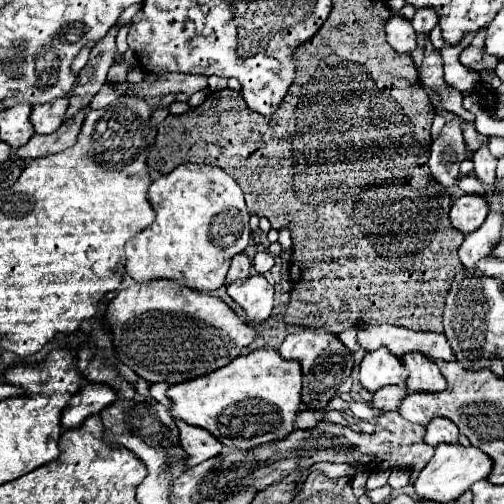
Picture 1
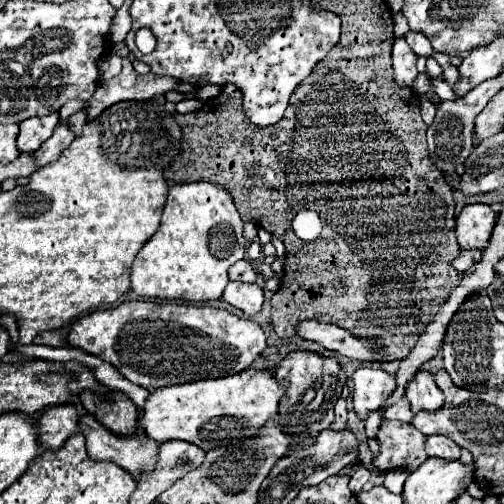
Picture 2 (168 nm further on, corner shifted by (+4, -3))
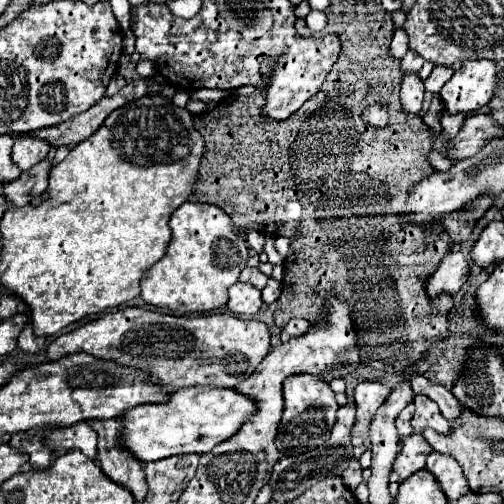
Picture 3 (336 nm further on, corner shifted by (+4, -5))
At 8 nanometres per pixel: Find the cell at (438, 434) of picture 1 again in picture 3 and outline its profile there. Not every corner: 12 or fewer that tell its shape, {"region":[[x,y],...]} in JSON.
{"region":[[428,455],[426,469],[450,501],[470,493],[462,469],[450,455]]}

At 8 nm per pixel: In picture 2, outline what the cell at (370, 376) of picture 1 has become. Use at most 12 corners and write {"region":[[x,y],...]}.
{"region":[[362,367],[352,375],[358,419],[378,411],[394,389],[394,375]]}

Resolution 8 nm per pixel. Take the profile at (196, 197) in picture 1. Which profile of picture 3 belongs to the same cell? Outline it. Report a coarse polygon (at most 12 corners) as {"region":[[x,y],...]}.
{"region":[[210,203],[170,215],[142,299],[212,311],[246,267],[248,243]]}

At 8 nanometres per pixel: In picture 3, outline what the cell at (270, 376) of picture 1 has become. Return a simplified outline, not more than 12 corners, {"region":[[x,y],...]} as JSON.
{"region":[[184,387],[124,413],[122,445],[140,461],[208,453],[256,401]]}

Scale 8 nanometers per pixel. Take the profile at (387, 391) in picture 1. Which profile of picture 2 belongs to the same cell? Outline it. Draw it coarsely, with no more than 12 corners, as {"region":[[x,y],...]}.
{"region":[[402,397],[396,405],[384,411],[386,419],[410,423],[414,415],[408,399]]}

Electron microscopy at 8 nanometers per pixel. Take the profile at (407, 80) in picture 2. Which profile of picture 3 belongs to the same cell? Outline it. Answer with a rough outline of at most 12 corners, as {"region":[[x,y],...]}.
{"region":[[404,73],[400,101],[404,111],[420,113],[424,83]]}

